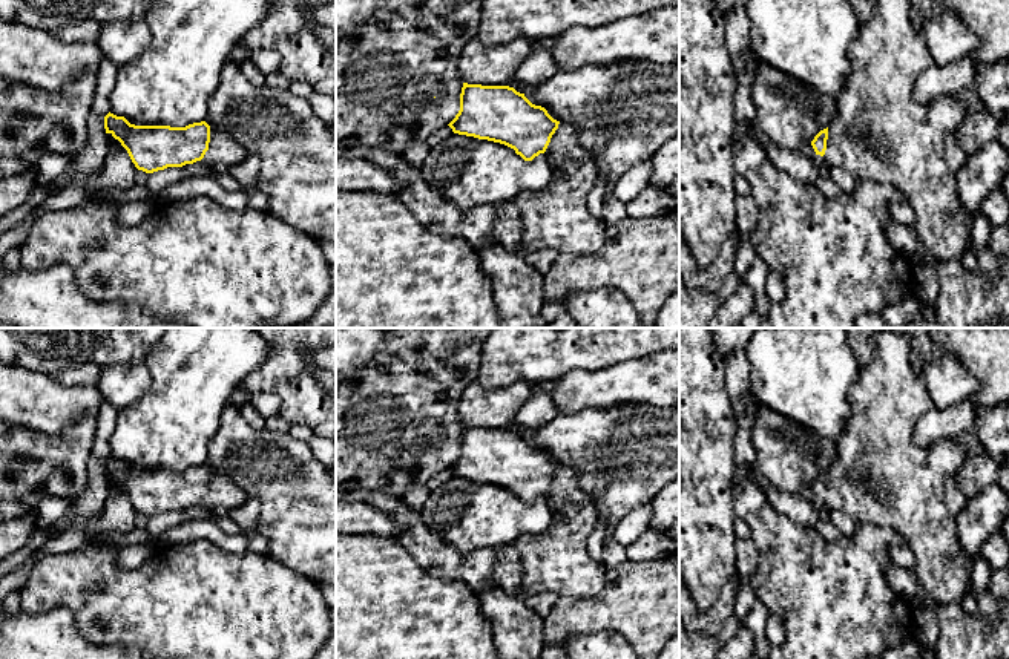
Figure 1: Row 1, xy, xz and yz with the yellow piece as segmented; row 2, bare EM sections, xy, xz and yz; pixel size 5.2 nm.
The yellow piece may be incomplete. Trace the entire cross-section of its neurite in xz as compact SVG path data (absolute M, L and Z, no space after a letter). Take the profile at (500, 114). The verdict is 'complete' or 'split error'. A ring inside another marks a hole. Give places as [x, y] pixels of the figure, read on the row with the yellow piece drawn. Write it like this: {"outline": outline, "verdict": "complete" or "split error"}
{"outline": "M463 83L460 110L448 124L454 133L504 144L524 161L543 153L551 166L551 181L544 190L521 192L517 205L523 233L518 253L555 250L558 254L589 256L606 242L606 222L590 213L587 196L598 179L598 164L578 141L574 127L560 124L541 106L532 104L524 93L509 86L481 86Z", "verdict": "split error"}

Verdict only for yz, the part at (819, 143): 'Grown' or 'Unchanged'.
Grown

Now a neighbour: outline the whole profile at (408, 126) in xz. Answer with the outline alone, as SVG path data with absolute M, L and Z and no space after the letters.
M383 0L373 17L351 35L336 35L336 158L363 158L371 149L402 155L409 147L425 143L431 133L448 126L460 110L463 81L457 74L457 60L480 28L483 0Z

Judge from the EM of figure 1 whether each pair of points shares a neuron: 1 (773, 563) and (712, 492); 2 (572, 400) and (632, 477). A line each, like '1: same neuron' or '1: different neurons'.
1: different neurons
2: different neurons

